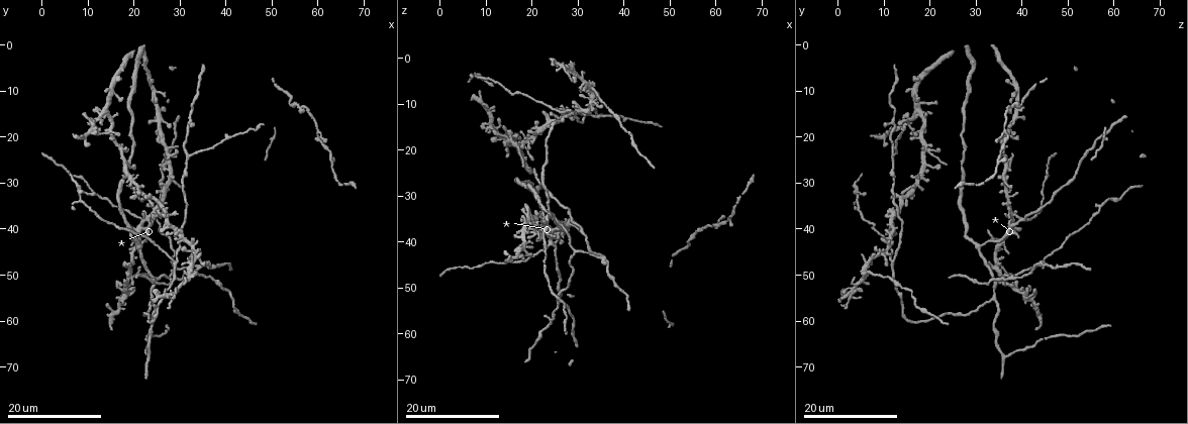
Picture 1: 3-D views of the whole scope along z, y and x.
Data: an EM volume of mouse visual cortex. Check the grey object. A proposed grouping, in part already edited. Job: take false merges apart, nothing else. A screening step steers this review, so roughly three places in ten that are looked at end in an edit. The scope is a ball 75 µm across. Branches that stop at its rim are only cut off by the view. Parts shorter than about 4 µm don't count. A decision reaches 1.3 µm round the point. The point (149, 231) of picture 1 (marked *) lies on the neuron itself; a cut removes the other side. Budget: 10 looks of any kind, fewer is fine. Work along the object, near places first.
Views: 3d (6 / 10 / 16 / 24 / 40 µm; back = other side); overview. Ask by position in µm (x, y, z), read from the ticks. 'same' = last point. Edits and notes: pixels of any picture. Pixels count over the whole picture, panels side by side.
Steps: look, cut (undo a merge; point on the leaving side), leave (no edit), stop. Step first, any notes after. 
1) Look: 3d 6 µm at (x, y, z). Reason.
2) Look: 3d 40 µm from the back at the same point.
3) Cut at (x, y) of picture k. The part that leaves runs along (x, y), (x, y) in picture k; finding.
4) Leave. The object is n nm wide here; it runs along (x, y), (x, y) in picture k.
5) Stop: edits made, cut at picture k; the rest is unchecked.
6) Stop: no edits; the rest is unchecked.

Look: 3d 16 µm at (28.5, 47.0, 11.5). Three arms meet.

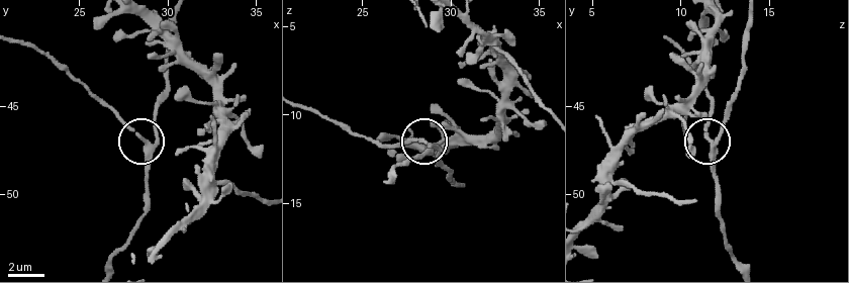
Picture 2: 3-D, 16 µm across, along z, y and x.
Look: 3d 10 µm at (28.9, 47.2, 11.8). Closer look.

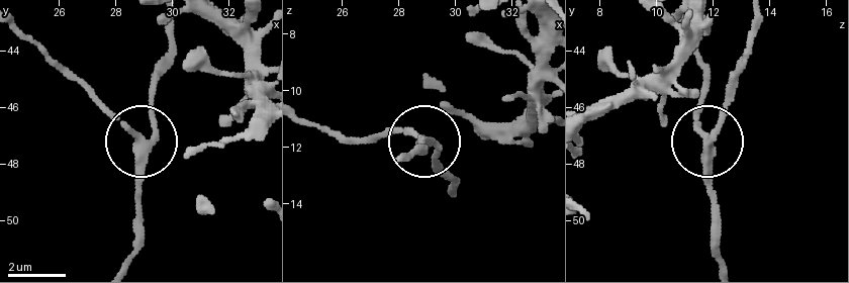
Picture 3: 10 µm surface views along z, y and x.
Leave. It runs along (722, 265), (710, 244), (710, 142), (697, 113), (702, 79) in picture 3; one neuron here.

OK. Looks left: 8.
Look: 3d 16 µm at (33.0, 49.5, 6.0). Looks like a crossing.

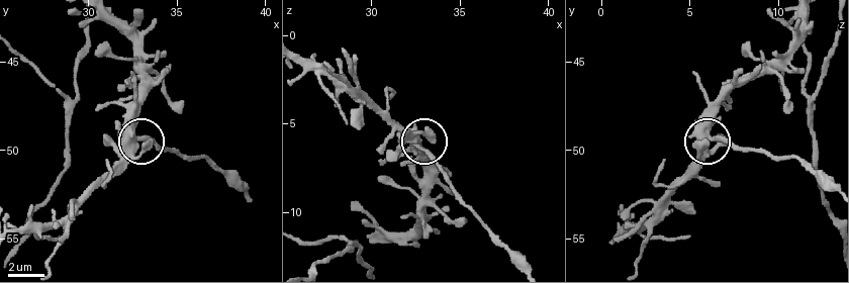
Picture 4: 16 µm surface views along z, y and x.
Look: 3d 6 µm at the same point.

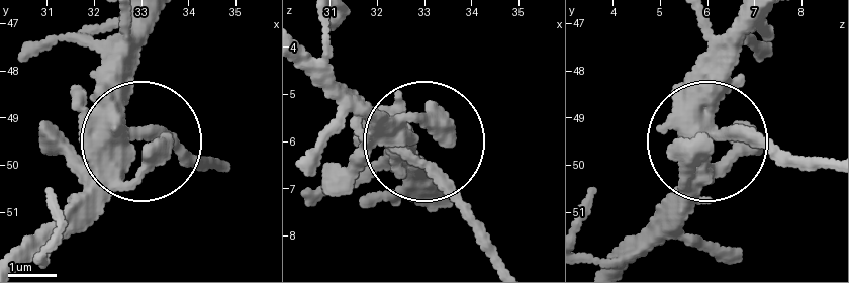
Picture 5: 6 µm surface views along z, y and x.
Look: 3d 6 µm from the back at the same point.

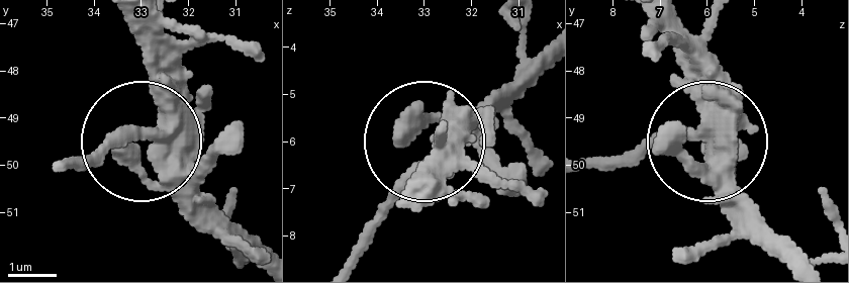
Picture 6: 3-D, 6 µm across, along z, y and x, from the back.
Cut at (118, 146) of picture 6. 4 arms meet here; the part that leaves runs along (172, 130), (139, 130), (72, 163) in picture 6; a second neuron is stuck on.

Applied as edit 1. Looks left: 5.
Look: overview. Redraw.

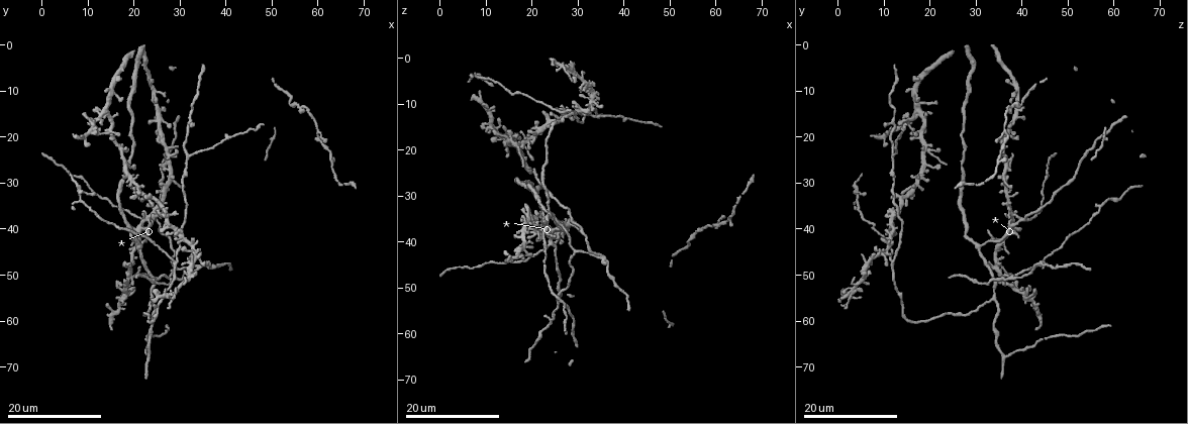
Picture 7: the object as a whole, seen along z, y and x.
Look: 3d 16 µm at (29.5, 48.5, 42.5). Three-way junction.

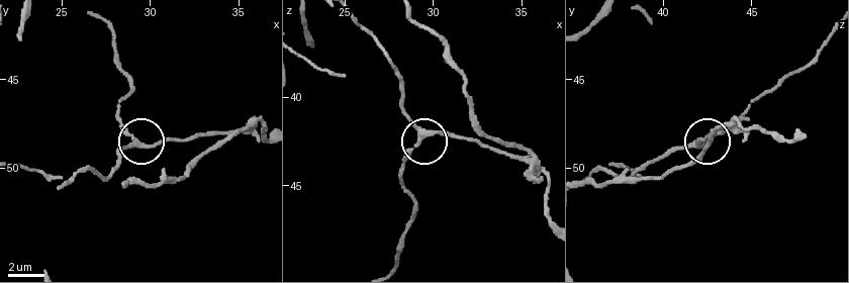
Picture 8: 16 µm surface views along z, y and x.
Look: 3d 10 µm at (29.5, 48.7, 42.1). Closer look.

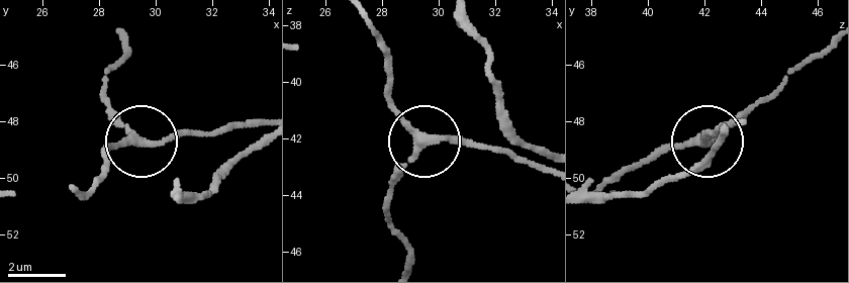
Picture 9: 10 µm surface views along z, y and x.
Look: 3d 10 µm from the back at (29.6, 48.8, 42.0).

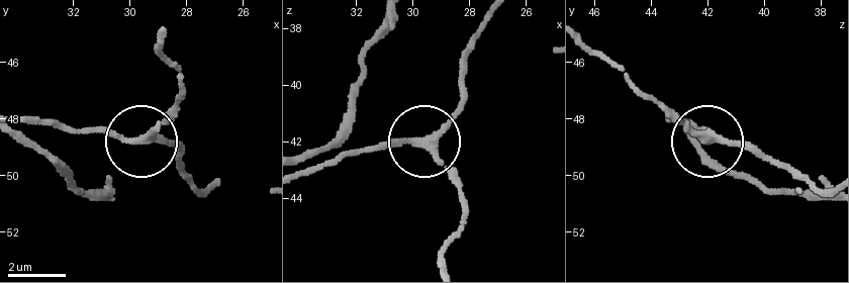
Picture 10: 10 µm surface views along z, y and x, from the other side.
Leave. The object is 240 nm wide here; one neuron here.

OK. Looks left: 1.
Stop: edits made, cut at picture 6; the rest is unchecked.

